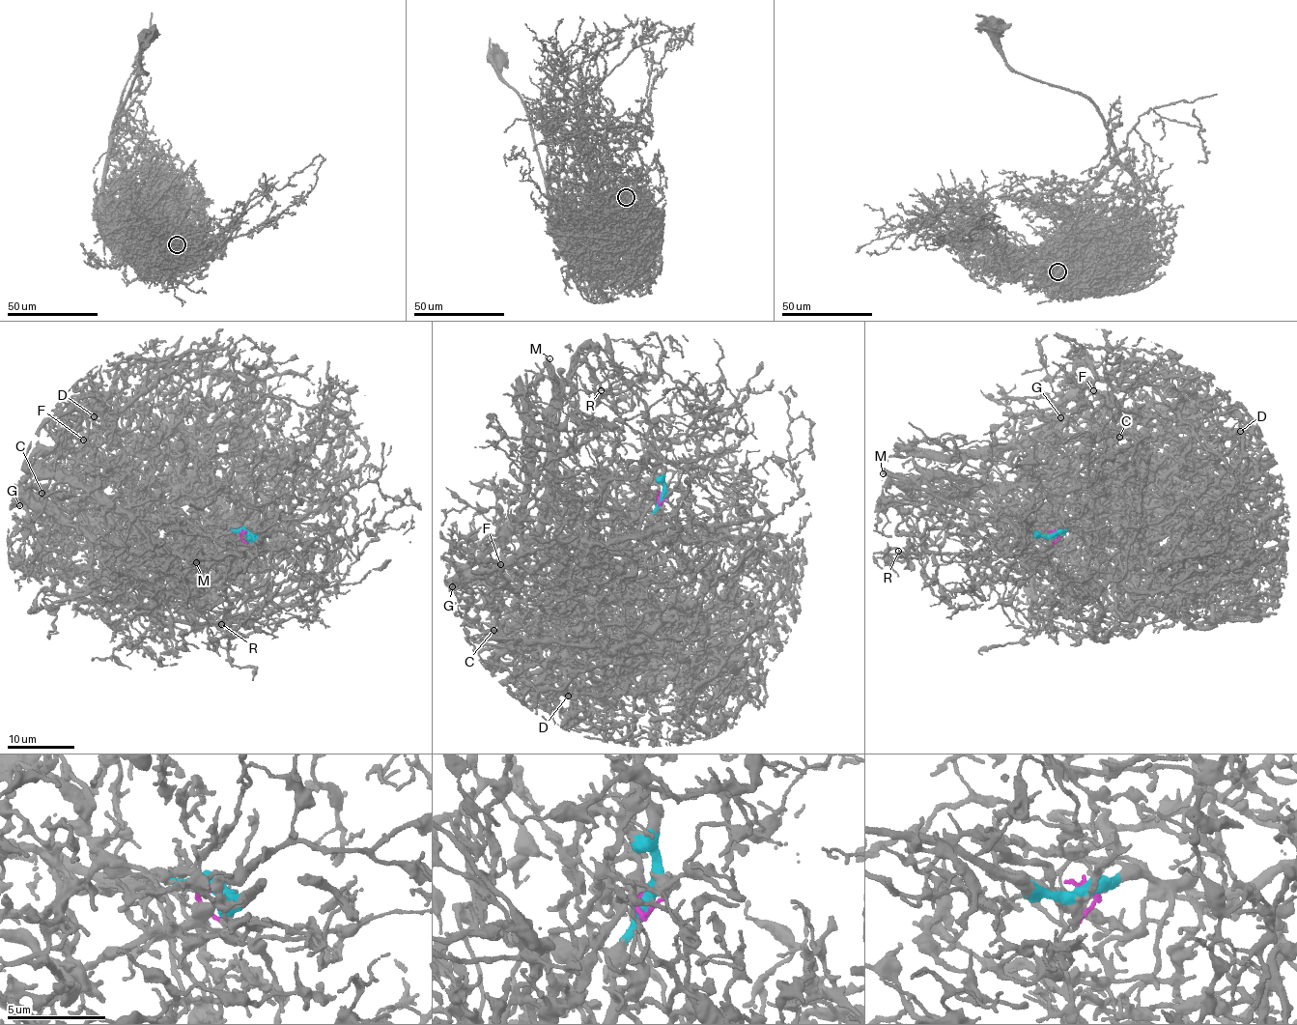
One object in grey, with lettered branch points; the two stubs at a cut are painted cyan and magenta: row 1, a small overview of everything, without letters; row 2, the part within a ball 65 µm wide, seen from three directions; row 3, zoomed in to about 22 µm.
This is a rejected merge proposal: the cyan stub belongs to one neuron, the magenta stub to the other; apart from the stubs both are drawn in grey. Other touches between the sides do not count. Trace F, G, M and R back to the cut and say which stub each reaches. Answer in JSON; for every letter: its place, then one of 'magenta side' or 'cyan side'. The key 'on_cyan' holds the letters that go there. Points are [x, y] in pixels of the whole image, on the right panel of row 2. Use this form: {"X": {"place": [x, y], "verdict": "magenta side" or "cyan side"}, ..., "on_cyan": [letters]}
{"F": {"place": [1093, 390], "verdict": "magenta side"}, "G": {"place": [1060, 417], "verdict": "magenta side"}, "M": {"place": [883, 473], "verdict": "magenta side"}, "R": {"place": [898, 551], "verdict": "magenta side"}, "on_cyan": []}

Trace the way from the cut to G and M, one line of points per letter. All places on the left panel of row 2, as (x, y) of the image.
G: (246, 532), (247, 545), (201, 558), (156, 551), (147, 564), (123, 543), (19, 506)
M: (246, 532), (247, 545), (199, 559), (156, 551), (147, 564), (123, 543), (137, 556), (195, 562)

